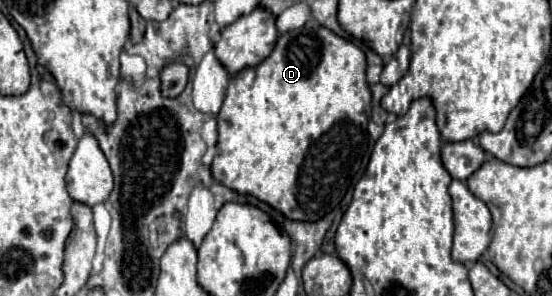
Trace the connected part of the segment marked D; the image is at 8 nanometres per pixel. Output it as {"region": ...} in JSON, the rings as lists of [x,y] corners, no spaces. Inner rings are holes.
{"region":[[[311,23],[311,25],[305,25],[297,31],[289,31],[285,35],[279,37],[275,49],[271,51],[271,55],[261,61],[257,67],[245,67],[243,71],[239,71],[231,81],[229,81],[229,87],[227,87],[227,93],[225,93],[225,101],[223,101],[223,107],[219,111],[219,151],[211,163],[211,171],[213,171],[213,177],[217,181],[221,181],[223,185],[231,187],[233,191],[239,191],[239,193],[249,193],[265,203],[269,203],[271,207],[279,209],[285,217],[289,219],[299,219],[299,221],[317,221],[321,219],[325,213],[333,211],[343,195],[347,193],[347,189],[355,183],[357,179],[357,173],[361,169],[361,163],[363,163],[363,157],[369,149],[369,133],[367,133],[367,123],[369,123],[369,115],[367,115],[367,107],[371,107],[371,89],[369,89],[369,83],[365,79],[365,69],[367,69],[367,61],[365,61],[365,53],[355,45],[351,43],[349,39],[343,39],[339,35],[335,35],[331,29],[319,25],[319,23]]]}

